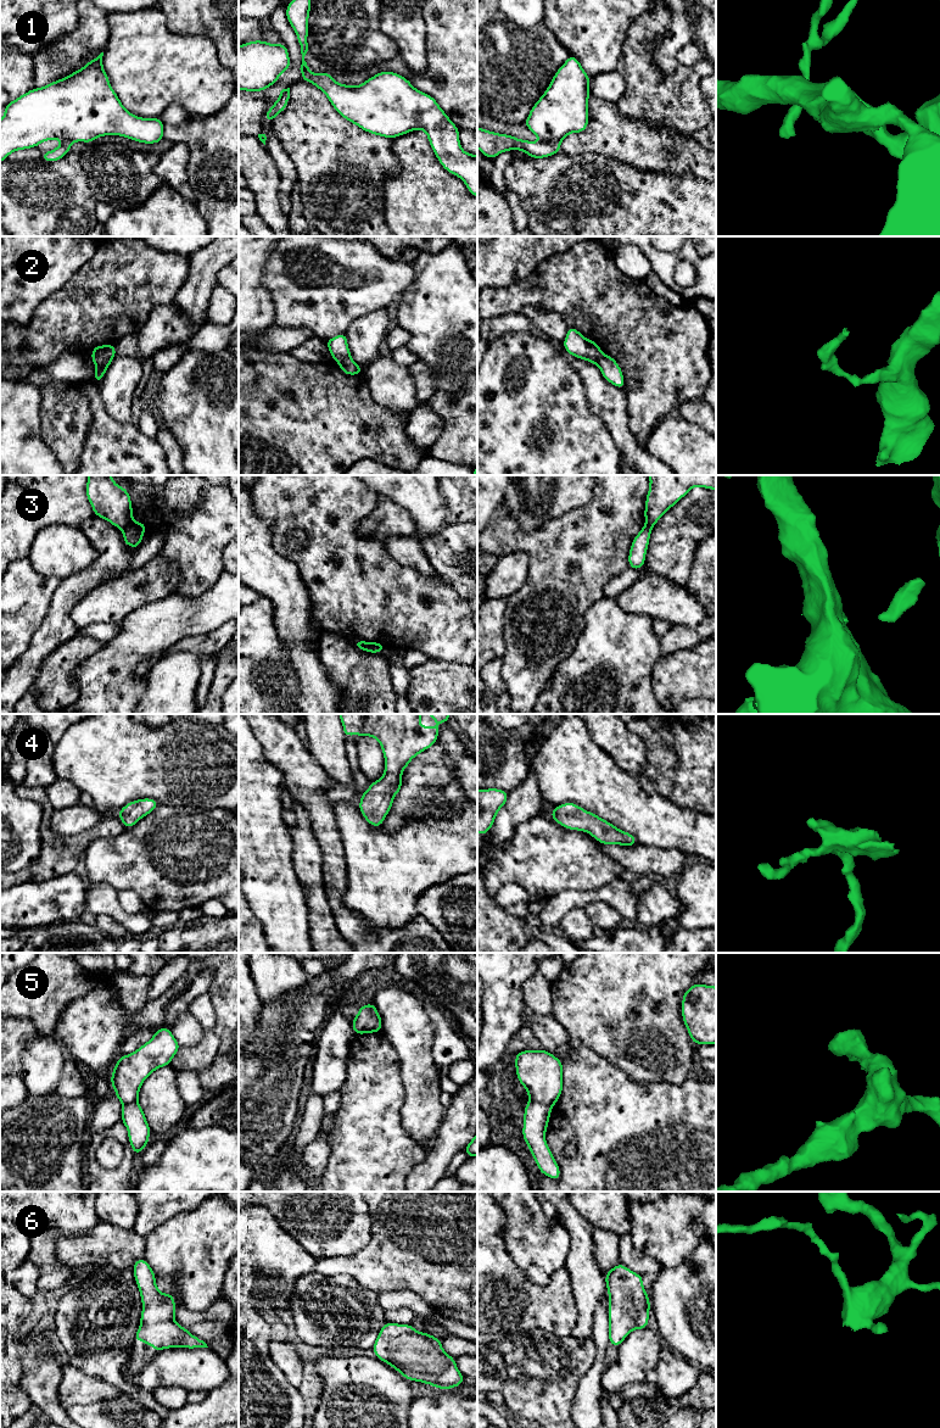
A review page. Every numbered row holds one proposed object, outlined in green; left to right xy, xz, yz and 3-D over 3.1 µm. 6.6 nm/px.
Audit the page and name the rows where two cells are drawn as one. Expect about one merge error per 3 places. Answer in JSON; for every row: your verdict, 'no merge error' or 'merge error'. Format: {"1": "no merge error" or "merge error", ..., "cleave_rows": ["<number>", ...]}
{"1": "merge error", "2": "merge error", "3": "merge error", "4": "no merge error", "5": "merge error", "6": "no merge error", "cleave_rows": ["1", "2", "3", "5"]}

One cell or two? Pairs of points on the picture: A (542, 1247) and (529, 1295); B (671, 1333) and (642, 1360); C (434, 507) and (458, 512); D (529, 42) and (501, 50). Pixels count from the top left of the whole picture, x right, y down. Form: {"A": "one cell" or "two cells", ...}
{"A": "two cells", "B": "two cells", "C": "two cells", "D": "one cell"}

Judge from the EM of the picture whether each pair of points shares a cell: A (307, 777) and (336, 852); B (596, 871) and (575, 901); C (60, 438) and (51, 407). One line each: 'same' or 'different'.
A: same
B: different
C: same

